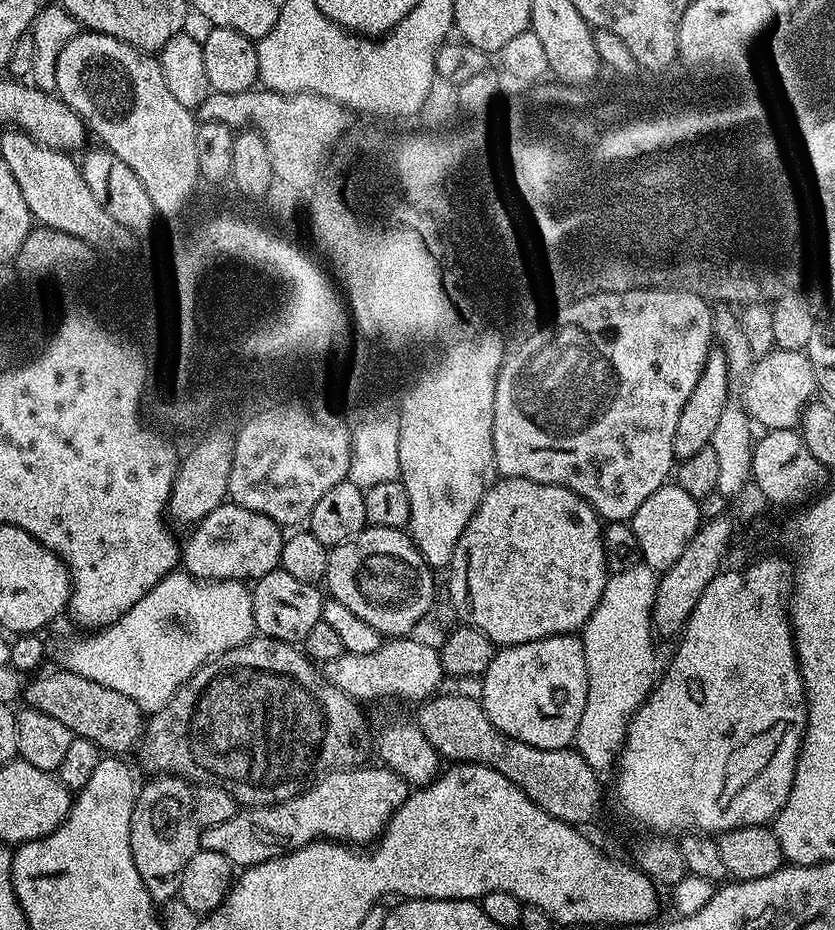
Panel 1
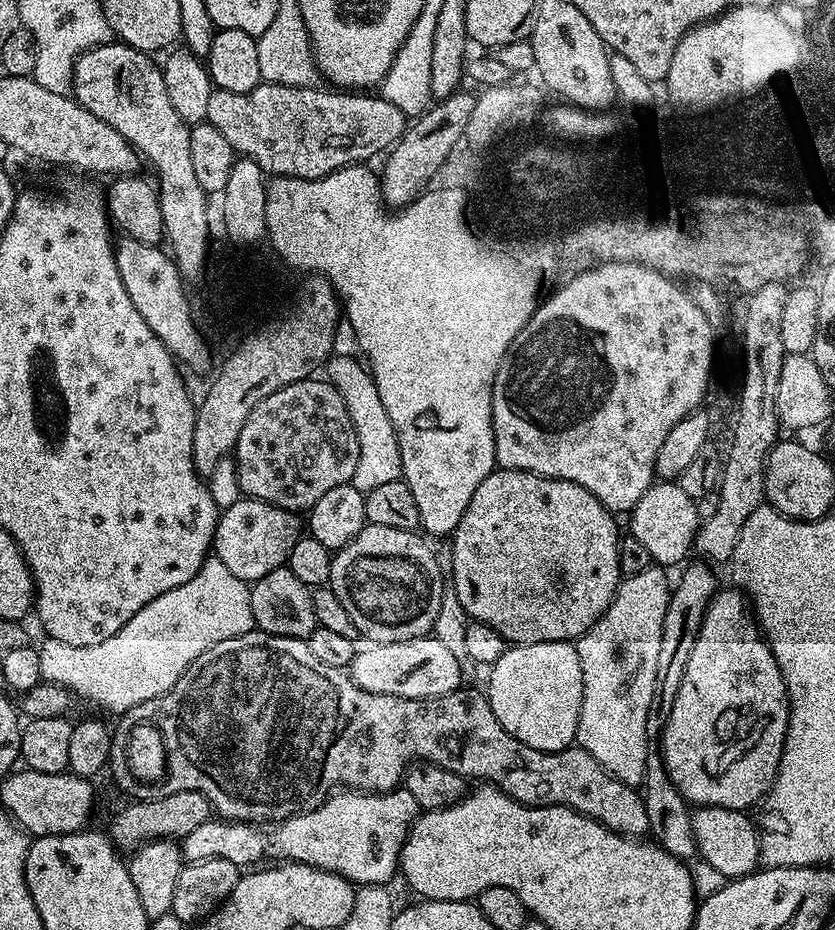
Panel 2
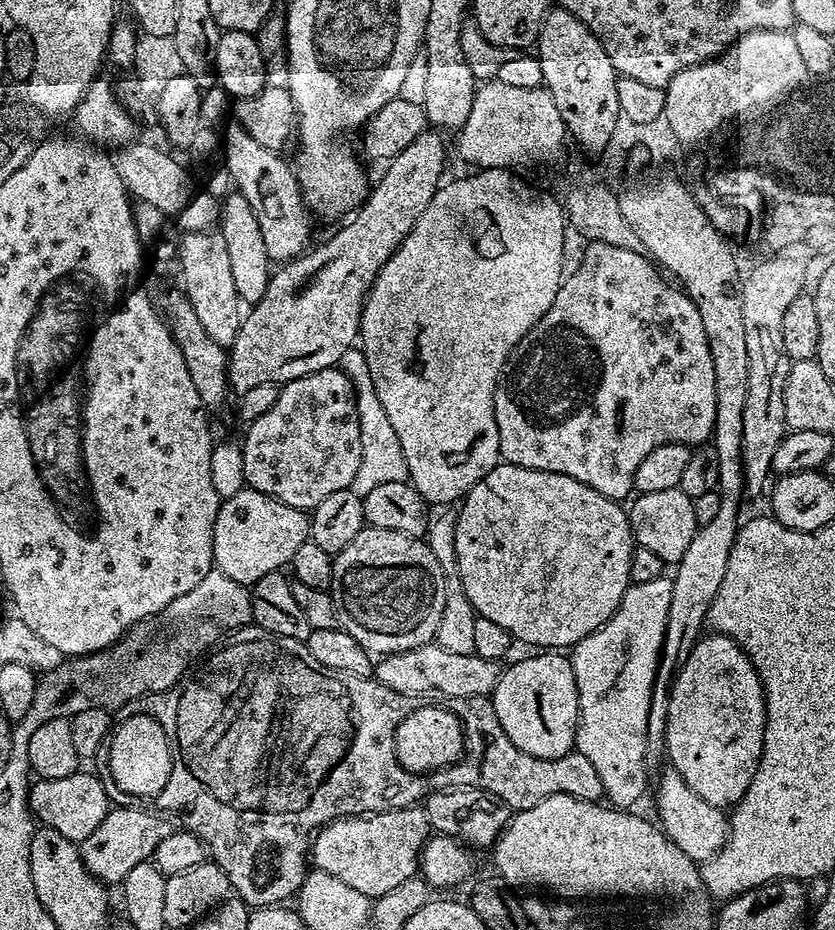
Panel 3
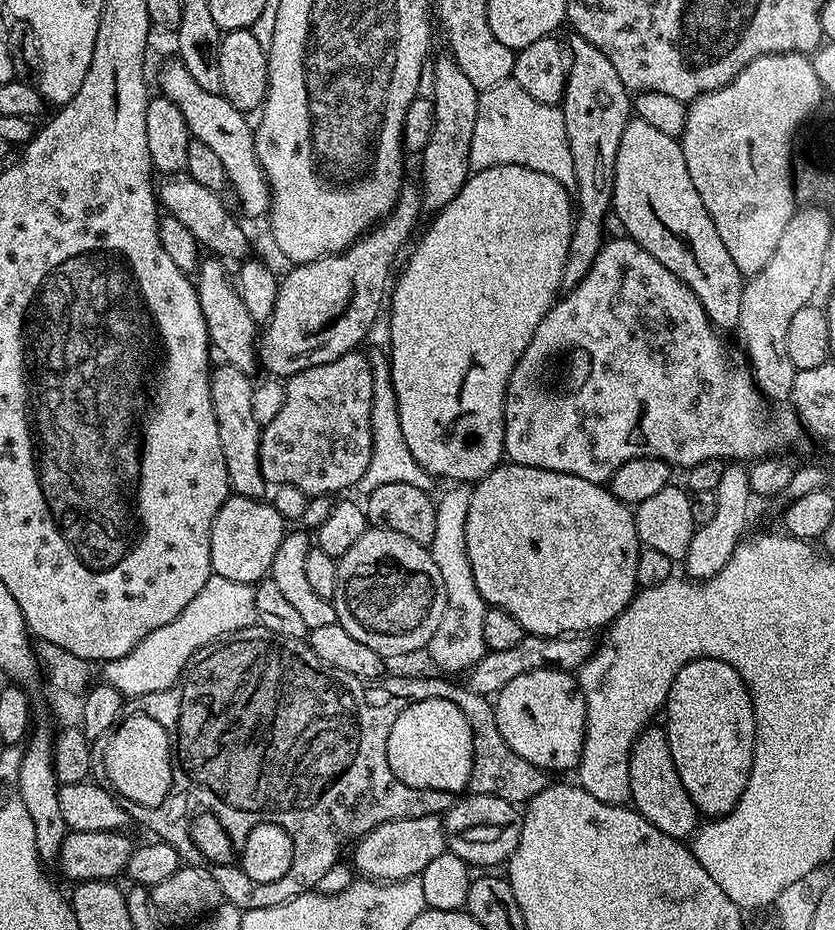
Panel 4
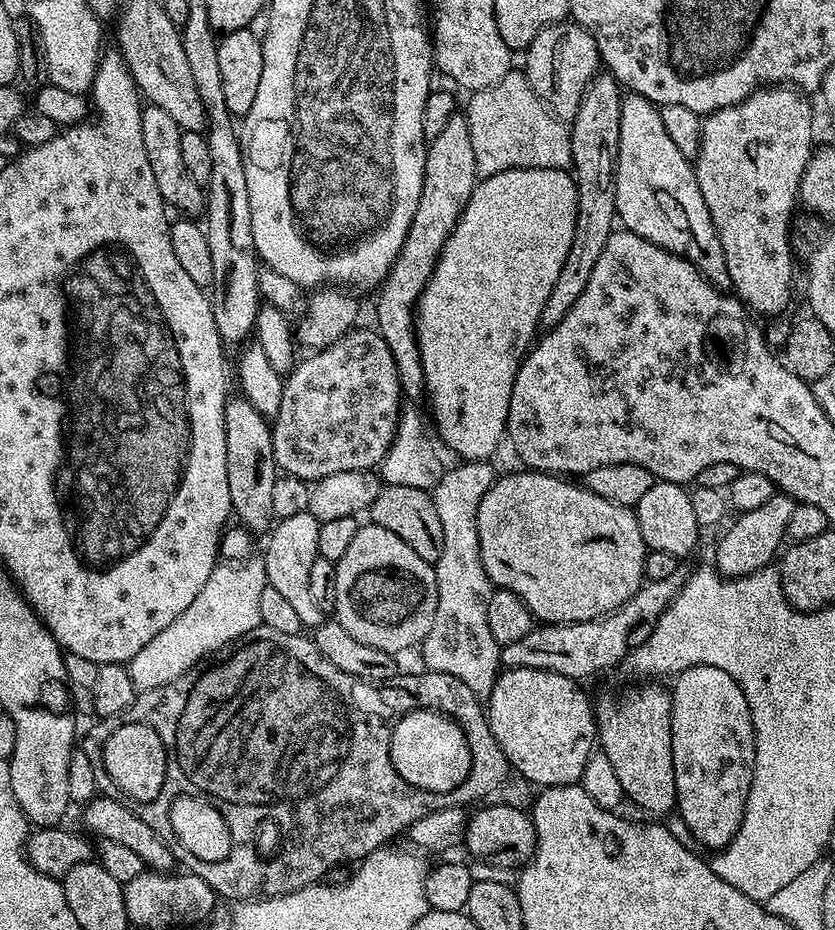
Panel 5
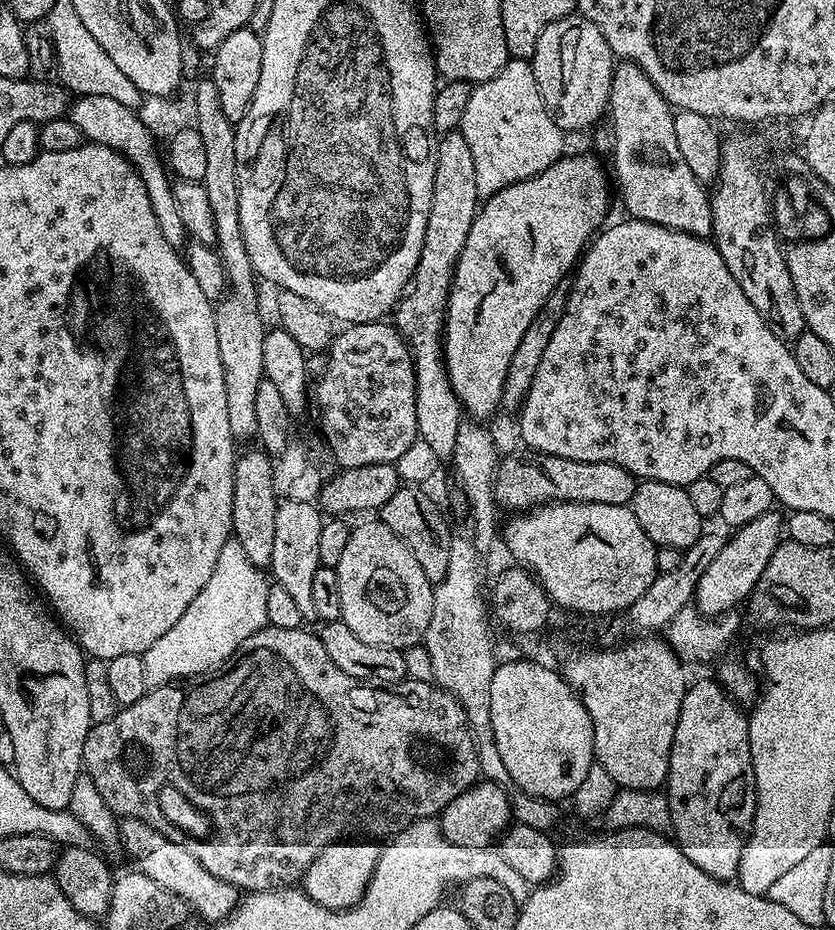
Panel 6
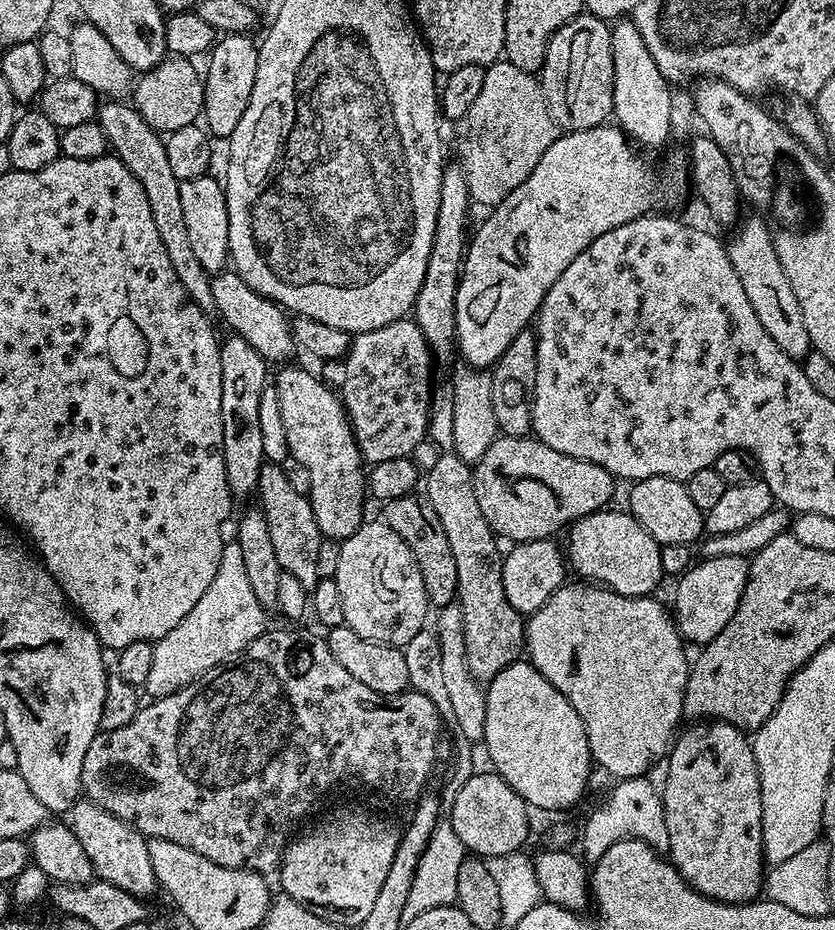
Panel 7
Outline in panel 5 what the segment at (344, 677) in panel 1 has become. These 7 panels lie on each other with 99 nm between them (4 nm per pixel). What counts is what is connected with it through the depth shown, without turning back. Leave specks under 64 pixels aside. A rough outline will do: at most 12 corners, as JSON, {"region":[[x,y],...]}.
{"region":[[649,580],[596,620],[540,624],[500,650],[505,669],[577,682],[623,661],[688,581]]}

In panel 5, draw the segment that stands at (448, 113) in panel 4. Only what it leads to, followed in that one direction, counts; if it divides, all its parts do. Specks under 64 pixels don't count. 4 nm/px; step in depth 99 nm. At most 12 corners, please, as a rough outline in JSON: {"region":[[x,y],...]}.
{"region":[[467,115],[428,144],[422,198],[376,296],[405,397],[426,396],[416,309],[478,177]]}

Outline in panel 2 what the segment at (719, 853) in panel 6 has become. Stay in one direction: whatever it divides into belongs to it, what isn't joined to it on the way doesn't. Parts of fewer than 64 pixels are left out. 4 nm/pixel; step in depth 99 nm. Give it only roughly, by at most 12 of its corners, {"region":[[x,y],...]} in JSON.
{"region":[[717,591],[664,727],[696,806],[778,774],[788,691],[743,592]]}

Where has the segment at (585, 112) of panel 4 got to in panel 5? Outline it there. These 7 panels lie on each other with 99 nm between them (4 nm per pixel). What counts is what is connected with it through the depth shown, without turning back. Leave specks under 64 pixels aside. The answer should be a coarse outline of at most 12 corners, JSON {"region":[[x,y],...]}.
{"region":[[593,76],[570,121],[576,217],[542,306],[558,326],[612,237],[622,88]]}

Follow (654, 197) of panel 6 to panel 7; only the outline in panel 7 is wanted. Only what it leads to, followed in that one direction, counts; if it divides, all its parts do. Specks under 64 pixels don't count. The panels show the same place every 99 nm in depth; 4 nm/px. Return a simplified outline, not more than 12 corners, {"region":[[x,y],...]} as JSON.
{"region":[[627,18],[611,25],[612,116],[637,145],[672,132],[672,92]]}

